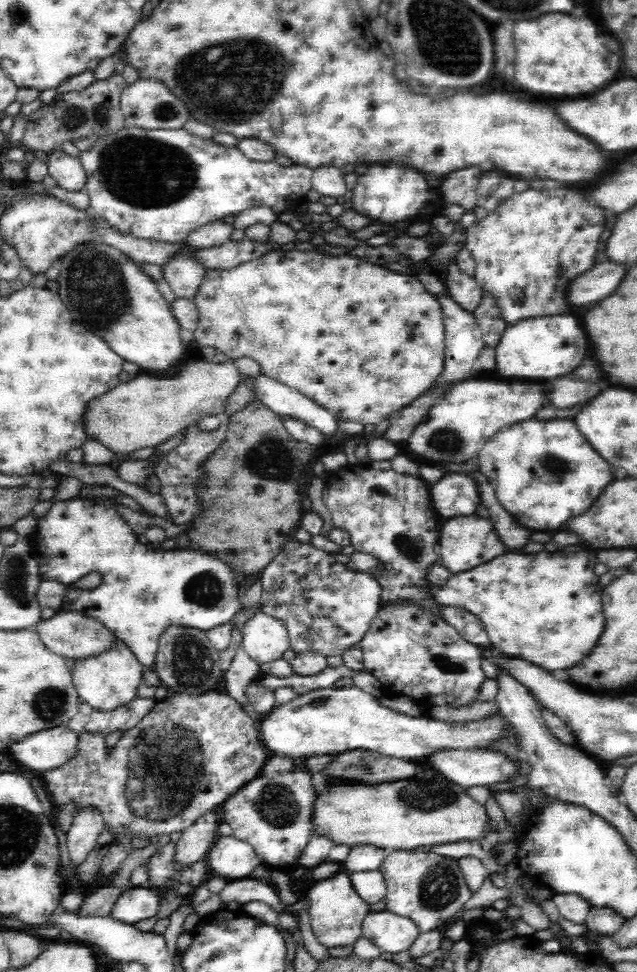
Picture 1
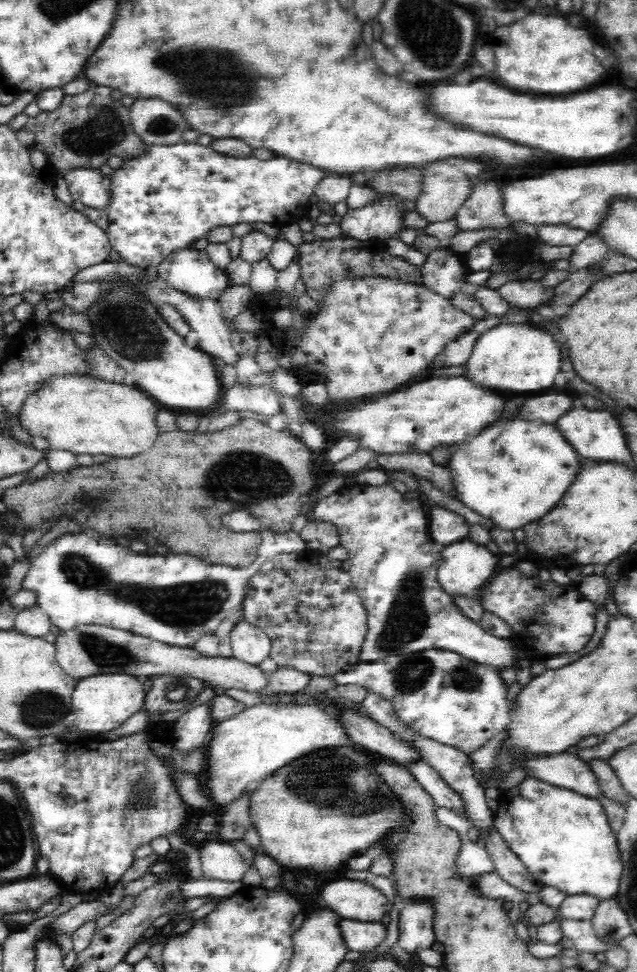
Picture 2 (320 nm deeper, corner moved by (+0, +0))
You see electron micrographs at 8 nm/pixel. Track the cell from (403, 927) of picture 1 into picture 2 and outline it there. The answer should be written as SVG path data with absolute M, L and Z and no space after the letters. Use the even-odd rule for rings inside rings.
M338 918L338 931L346 950L370 952L386 936L386 927L378 921L344 920Z

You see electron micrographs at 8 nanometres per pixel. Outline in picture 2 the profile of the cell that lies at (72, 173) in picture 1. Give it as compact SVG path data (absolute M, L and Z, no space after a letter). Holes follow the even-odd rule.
M77 168L68 171L63 178L67 182L74 201L80 201L88 208L107 210L111 198L111 178L100 170Z

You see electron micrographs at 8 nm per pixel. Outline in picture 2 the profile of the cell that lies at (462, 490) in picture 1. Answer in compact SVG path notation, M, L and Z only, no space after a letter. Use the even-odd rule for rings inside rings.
M431 504L429 527L434 543L446 546L455 541L468 539L471 525L462 516Z

